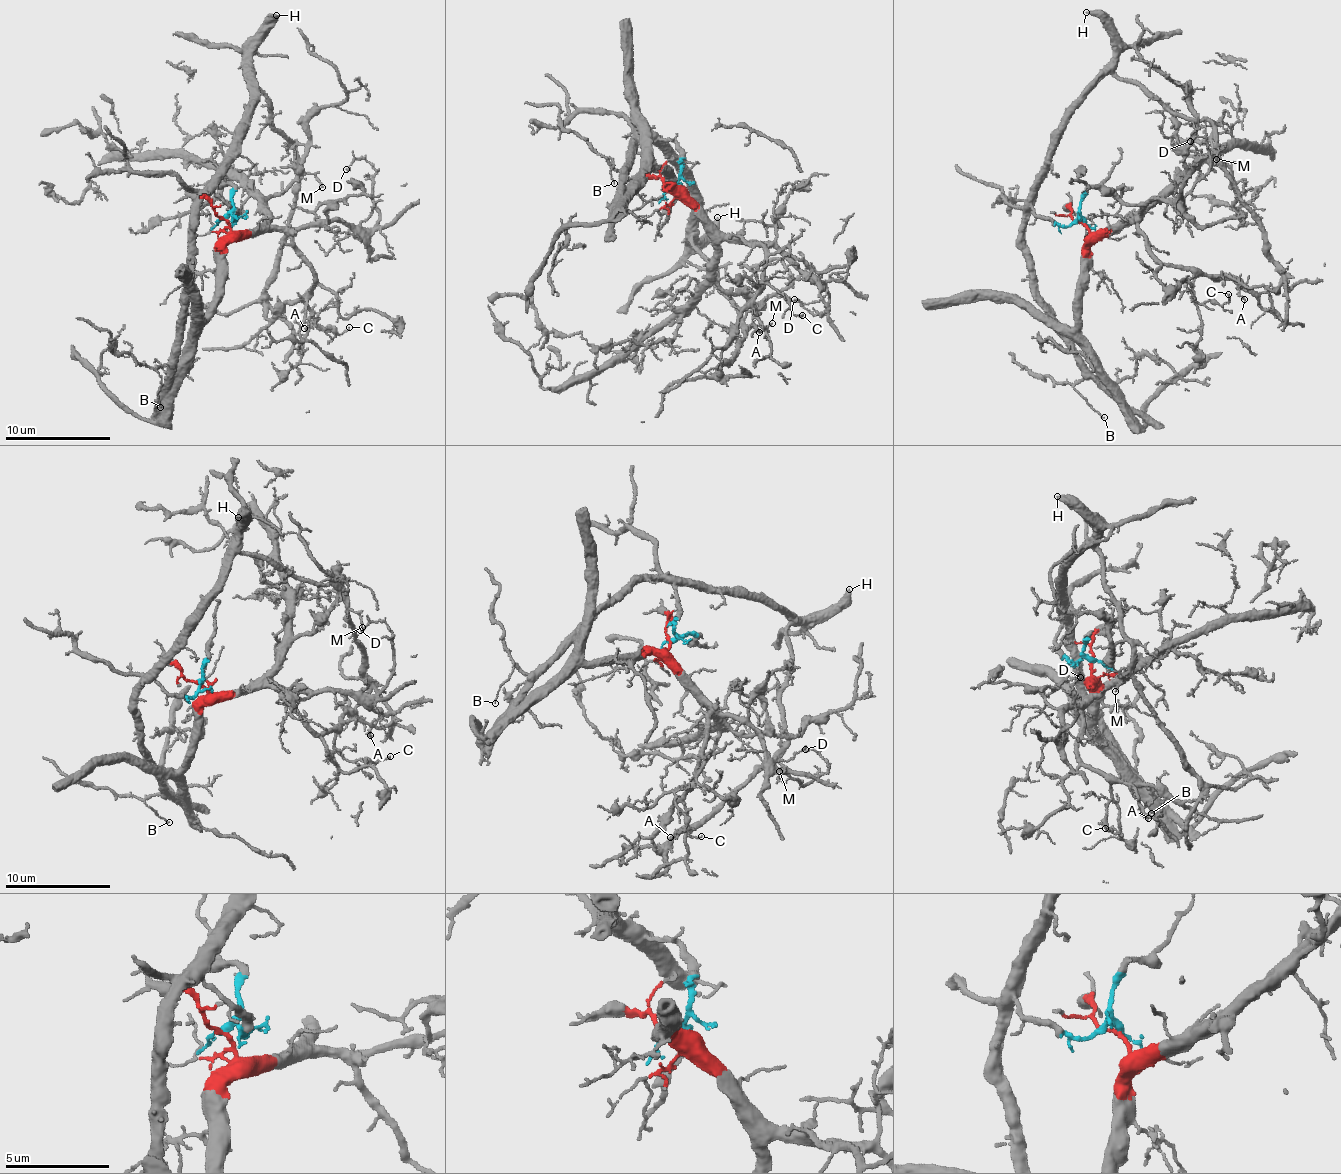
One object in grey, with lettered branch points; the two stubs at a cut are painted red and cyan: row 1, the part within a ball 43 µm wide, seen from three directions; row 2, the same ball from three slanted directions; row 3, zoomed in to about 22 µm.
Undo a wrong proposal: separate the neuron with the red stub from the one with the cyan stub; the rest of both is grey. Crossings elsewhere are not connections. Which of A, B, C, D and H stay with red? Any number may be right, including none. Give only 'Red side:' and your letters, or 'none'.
Red side: A, C, D

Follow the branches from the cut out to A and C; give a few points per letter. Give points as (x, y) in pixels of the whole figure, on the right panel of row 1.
A: (1084, 224), (1092, 233), (1114, 230), (1130, 219), (1163, 264), (1221, 274), (1237, 283), (1245, 300)
C: (1084, 224), (1092, 233), (1130, 219), (1163, 264), (1192, 273), (1192, 296), (1225, 303), (1228, 293)

